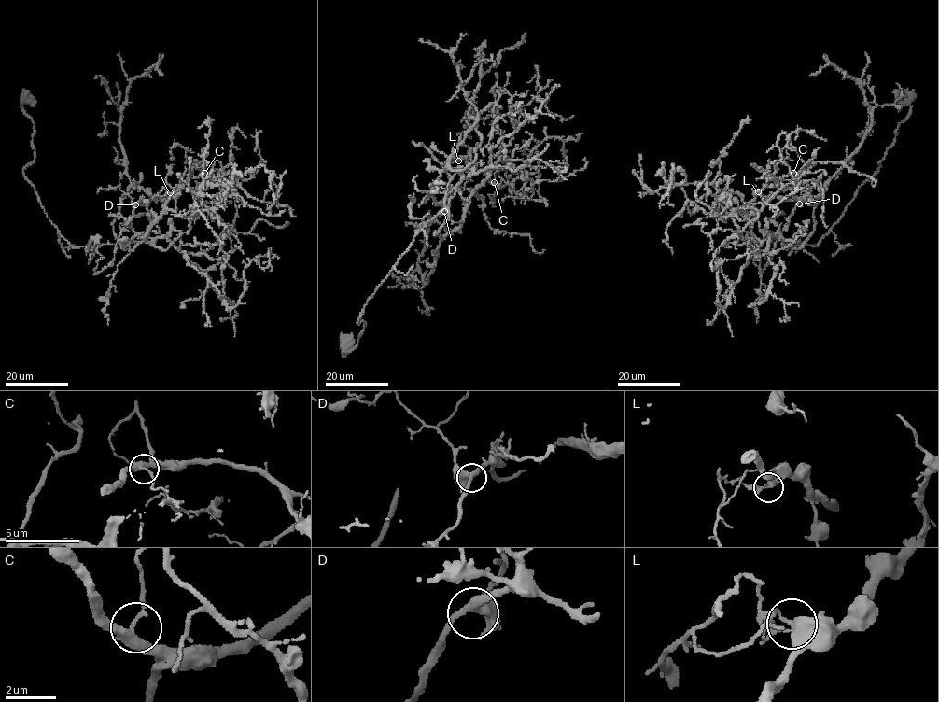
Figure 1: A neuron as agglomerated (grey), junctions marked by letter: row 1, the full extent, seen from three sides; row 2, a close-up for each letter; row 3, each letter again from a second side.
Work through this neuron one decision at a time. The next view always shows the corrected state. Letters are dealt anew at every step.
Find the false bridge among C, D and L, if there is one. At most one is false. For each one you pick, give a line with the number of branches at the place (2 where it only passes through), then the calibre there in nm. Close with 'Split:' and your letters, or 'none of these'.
L: 3 branches meet; 320 nm thick
Split: L

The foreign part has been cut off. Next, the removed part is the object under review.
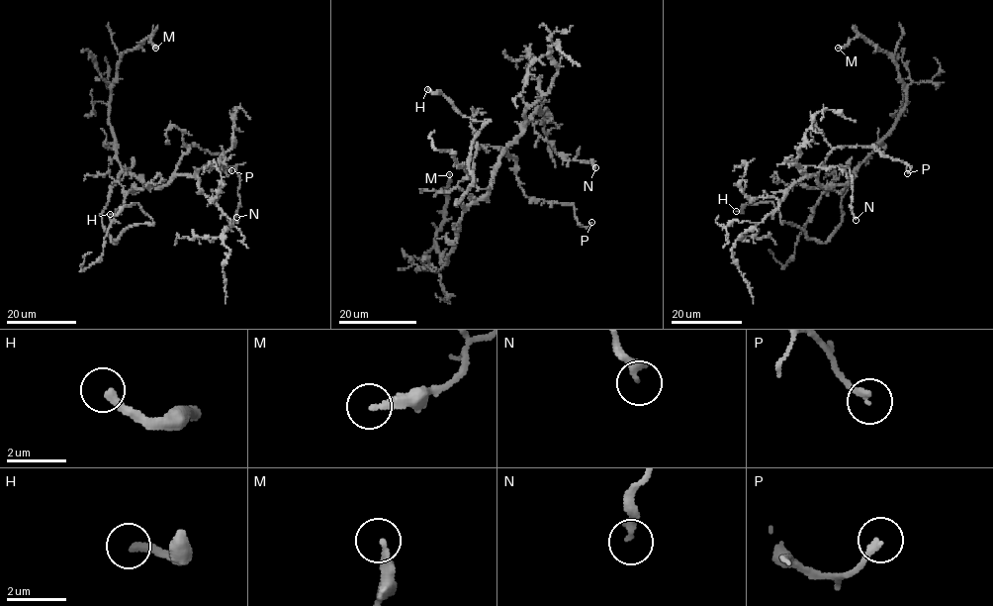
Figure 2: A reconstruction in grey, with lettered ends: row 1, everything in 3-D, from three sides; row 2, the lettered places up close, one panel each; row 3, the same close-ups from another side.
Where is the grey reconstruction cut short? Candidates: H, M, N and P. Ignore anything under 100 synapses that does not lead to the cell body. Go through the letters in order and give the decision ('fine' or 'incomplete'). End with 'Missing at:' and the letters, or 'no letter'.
H: incomplete
M: fine
N: fine
P: fine
Missing at: H

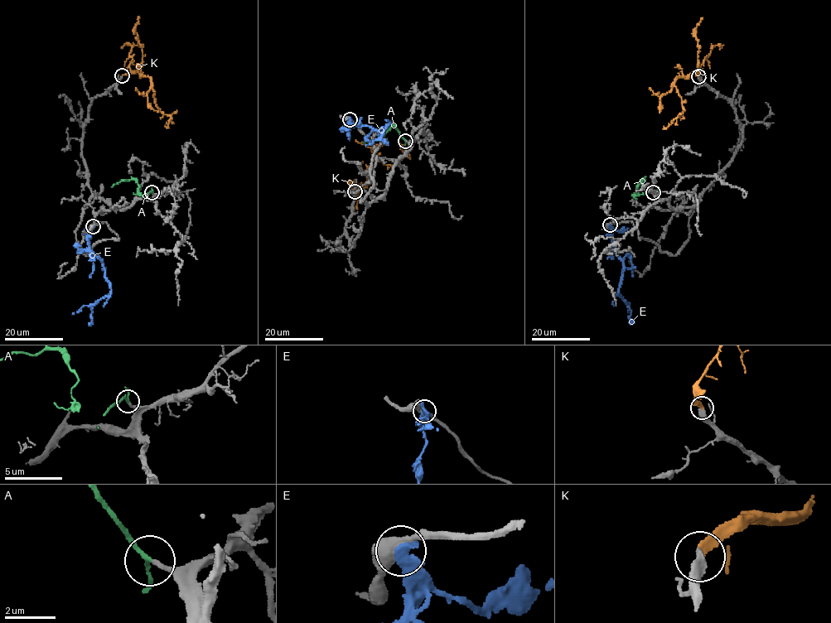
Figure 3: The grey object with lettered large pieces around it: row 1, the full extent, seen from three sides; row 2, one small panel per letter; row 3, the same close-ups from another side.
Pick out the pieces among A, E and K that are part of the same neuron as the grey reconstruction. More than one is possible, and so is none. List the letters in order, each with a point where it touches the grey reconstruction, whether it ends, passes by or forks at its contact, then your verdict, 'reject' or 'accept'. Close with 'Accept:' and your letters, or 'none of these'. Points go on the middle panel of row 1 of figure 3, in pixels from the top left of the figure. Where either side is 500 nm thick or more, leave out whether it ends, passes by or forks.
A: (405, 141) | it passes by | reject
E: (350, 119) | reject
K: (355, 191) | it ends | accept
Accept: K

